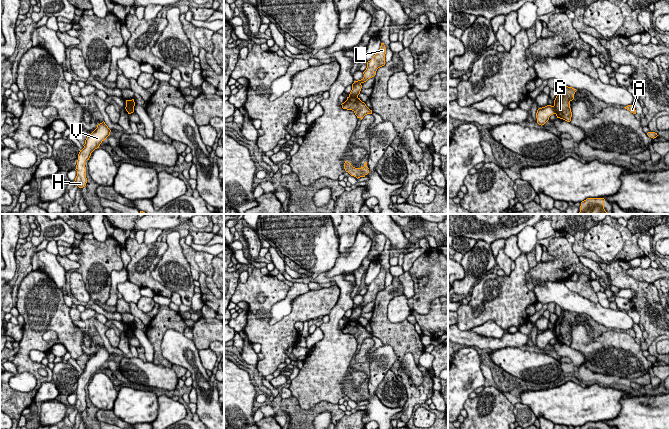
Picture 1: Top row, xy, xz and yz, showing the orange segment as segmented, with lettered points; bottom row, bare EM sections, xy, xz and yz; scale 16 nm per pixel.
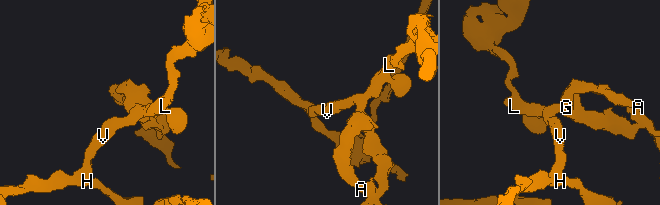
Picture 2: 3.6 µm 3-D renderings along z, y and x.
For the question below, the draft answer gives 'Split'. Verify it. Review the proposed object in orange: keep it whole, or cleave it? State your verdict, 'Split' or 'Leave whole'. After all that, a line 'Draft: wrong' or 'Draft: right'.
Split
Draft: right

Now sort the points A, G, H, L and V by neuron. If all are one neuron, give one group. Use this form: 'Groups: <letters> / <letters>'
Groups: A G / H L V

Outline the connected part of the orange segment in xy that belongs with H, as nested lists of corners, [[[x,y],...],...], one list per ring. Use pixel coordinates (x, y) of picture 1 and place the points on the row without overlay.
[[[103,345],[102,347],[97,349],[97,352],[86,362],[84,372],[80,374],[78,378],[78,384],[76,389],[77,400],[75,402],[75,408],[79,412],[83,412],[86,410],[87,402],[86,402],[86,391],[85,386],[89,384],[91,377],[99,372],[100,368],[106,364],[106,362],[110,359],[111,354]]]

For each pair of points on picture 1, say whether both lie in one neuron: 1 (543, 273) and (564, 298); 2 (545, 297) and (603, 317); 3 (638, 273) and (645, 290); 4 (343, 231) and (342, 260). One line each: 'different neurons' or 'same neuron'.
1: different neurons
2: same neuron
3: different neurons
4: different neurons

